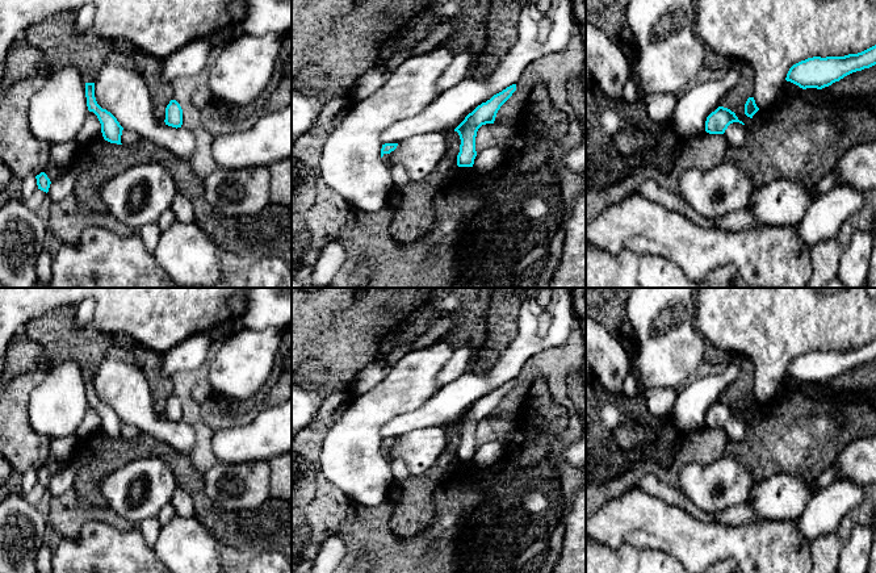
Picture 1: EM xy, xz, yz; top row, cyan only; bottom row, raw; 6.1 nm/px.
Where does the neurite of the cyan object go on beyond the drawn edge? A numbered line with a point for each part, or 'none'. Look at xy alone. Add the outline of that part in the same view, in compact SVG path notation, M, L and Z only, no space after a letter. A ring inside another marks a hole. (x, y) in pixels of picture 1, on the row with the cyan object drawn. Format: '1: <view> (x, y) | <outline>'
none

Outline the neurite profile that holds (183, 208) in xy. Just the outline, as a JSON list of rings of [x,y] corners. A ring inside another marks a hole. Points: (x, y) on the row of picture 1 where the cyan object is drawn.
[[[179,192],[176,193],[169,209],[172,210],[177,222],[190,223],[196,219],[192,200]]]

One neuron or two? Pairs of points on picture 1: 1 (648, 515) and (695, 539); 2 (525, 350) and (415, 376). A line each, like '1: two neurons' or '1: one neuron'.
1: one neuron
2: two neurons

